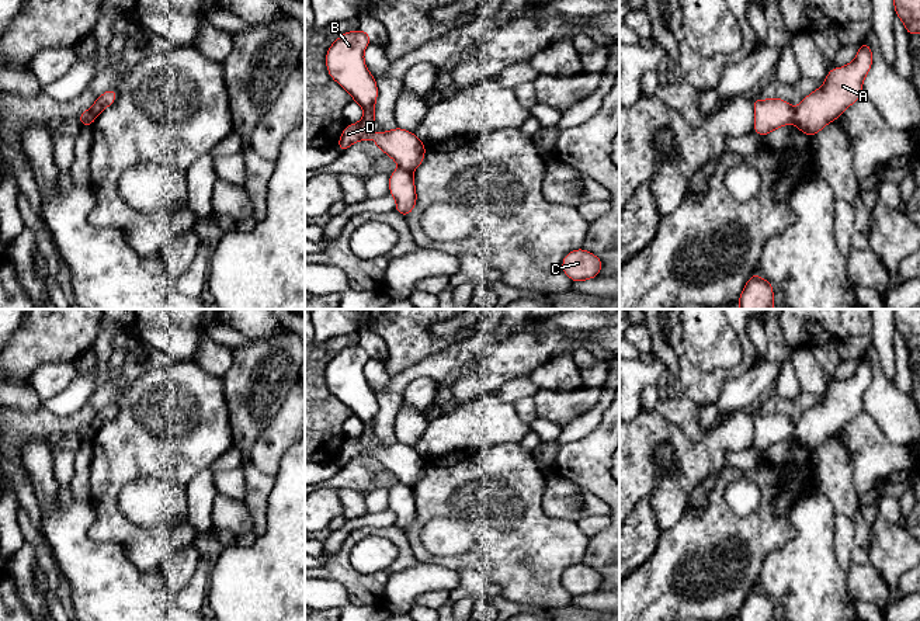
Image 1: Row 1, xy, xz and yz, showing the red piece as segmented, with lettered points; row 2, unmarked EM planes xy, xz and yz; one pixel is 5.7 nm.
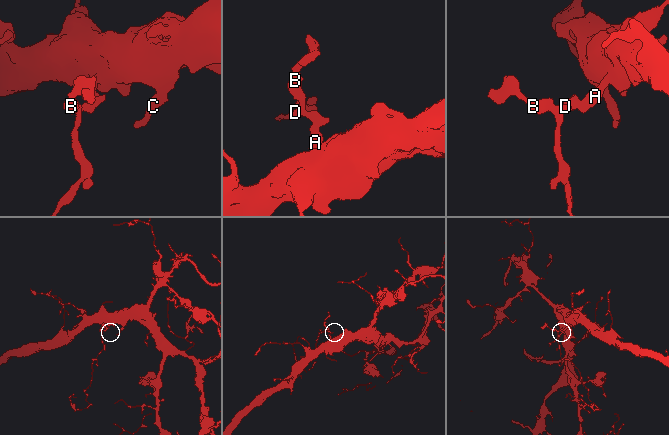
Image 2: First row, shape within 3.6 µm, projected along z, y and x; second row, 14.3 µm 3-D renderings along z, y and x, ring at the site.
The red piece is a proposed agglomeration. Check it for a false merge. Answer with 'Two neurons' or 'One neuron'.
Two neurons

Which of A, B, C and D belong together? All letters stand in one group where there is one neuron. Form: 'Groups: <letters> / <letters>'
Groups: A C / B D

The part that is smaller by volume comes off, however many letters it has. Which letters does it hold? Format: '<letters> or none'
B, D

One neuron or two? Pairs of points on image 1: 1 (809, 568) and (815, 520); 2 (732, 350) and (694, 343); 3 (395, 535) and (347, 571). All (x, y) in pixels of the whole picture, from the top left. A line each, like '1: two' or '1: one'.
1: one
2: one
3: one

